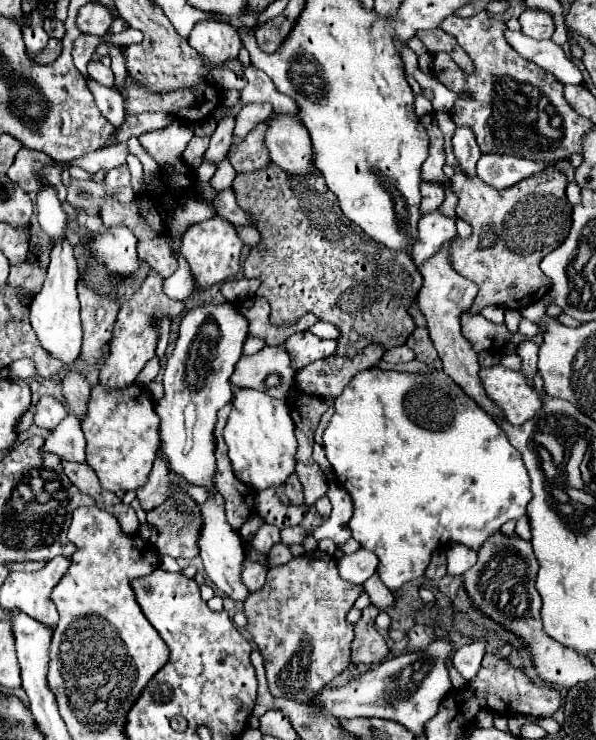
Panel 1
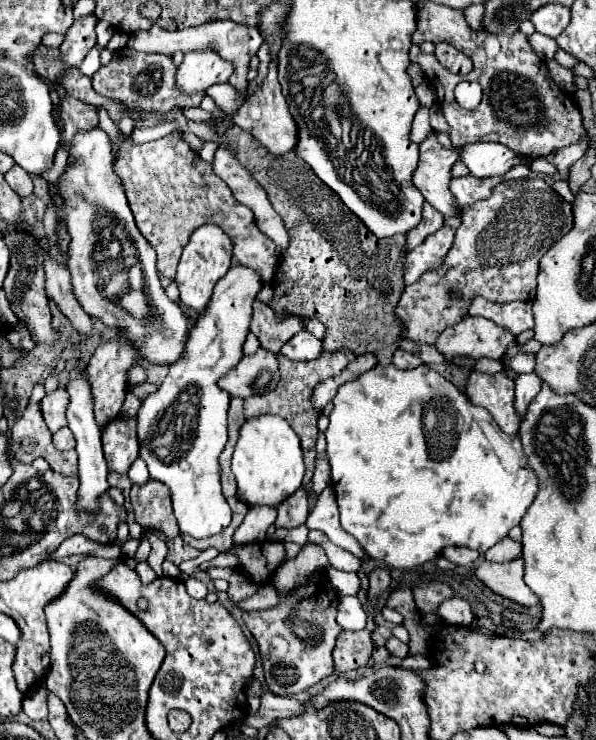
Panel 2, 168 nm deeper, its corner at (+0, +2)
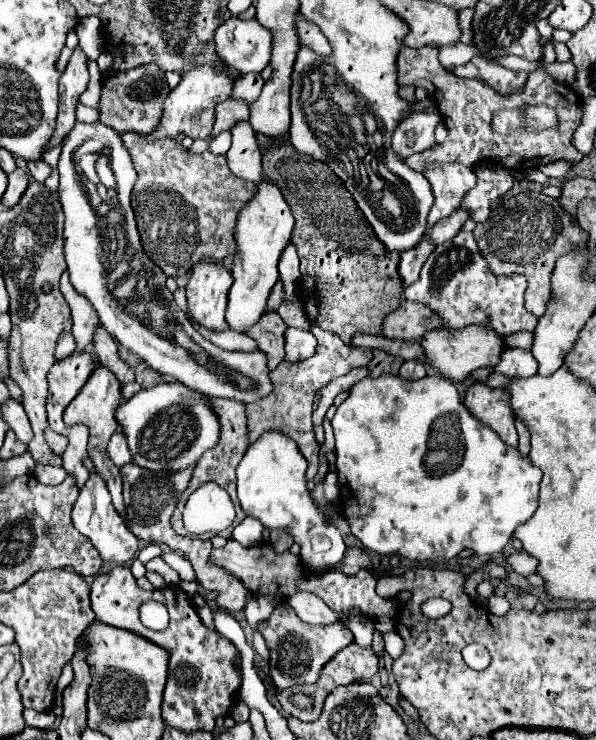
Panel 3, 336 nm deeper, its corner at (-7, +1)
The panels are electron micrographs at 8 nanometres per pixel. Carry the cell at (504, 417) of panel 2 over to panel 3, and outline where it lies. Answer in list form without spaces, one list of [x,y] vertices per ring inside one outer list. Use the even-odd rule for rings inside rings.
[[[476,381],[468,387],[464,405],[476,419],[490,425],[502,437],[504,443],[512,447],[518,445],[518,433],[514,427],[516,417],[512,413],[506,389],[492,389],[486,383]]]

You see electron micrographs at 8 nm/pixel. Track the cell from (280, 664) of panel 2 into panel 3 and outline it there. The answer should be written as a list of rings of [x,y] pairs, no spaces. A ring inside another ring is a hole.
[[[280,605],[272,613],[272,617],[258,625],[260,633],[266,639],[266,645],[270,649],[270,675],[278,691],[290,689],[296,685],[310,685],[316,683],[320,677],[322,667],[350,641],[354,641],[350,629],[342,623],[330,623],[330,625],[310,625],[304,623],[290,605]]]

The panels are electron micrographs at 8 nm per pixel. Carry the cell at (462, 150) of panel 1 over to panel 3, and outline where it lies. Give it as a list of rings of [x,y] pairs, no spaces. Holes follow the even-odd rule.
[[[458,207],[452,215],[448,215],[446,219],[440,219],[432,229],[428,229],[428,233],[430,233],[432,241],[436,245],[440,245],[444,241],[450,241],[468,219],[470,219],[470,211],[466,207]]]

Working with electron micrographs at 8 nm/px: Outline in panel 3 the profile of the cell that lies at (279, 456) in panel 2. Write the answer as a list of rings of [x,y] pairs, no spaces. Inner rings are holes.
[[[266,431],[252,443],[236,469],[238,479],[238,499],[246,515],[256,517],[268,529],[288,529],[294,541],[302,547],[302,565],[308,573],[326,573],[332,567],[338,567],[346,553],[344,539],[340,531],[331,522],[332,514],[339,513],[339,500],[331,506],[332,511],[322,509],[312,501],[304,473],[308,463],[304,455],[298,453],[296,441],[286,433]]]

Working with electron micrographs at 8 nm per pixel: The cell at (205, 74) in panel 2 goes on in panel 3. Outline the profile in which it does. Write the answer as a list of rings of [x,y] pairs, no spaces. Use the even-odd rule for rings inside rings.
[[[198,65],[182,75],[182,81],[170,91],[168,99],[164,101],[164,117],[158,125],[158,129],[152,133],[152,139],[156,137],[176,137],[178,133],[184,133],[192,139],[206,139],[212,133],[214,125],[214,105],[228,99],[234,89],[234,79],[228,77],[226,71],[210,67],[210,65]]]

